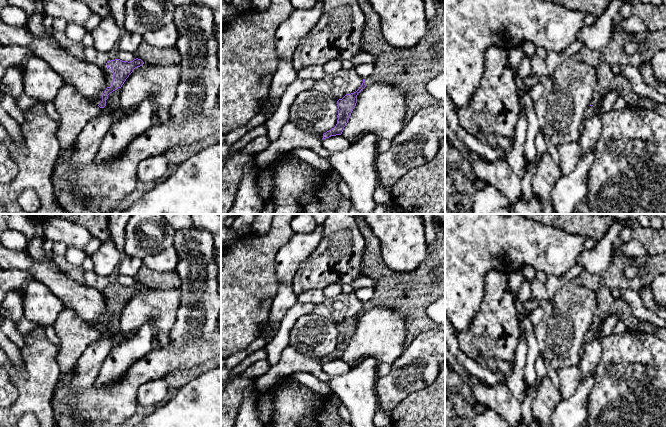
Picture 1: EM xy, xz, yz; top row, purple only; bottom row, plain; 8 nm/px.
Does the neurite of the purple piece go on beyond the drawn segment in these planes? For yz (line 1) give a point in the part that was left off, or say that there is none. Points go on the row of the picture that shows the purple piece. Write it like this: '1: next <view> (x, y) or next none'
1: next none

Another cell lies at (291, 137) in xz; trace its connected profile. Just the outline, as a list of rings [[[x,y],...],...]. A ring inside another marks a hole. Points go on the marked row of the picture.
[[[288,121],[281,130],[277,140],[255,156],[256,165],[262,170],[272,164],[279,156],[292,152],[295,148],[312,150],[324,159],[329,153],[322,145],[323,135],[309,133]]]

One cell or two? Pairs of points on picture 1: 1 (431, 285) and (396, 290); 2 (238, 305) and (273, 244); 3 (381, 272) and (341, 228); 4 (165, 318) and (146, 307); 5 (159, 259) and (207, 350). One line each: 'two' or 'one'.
1: one
2: one
3: two
4: one
5: two

